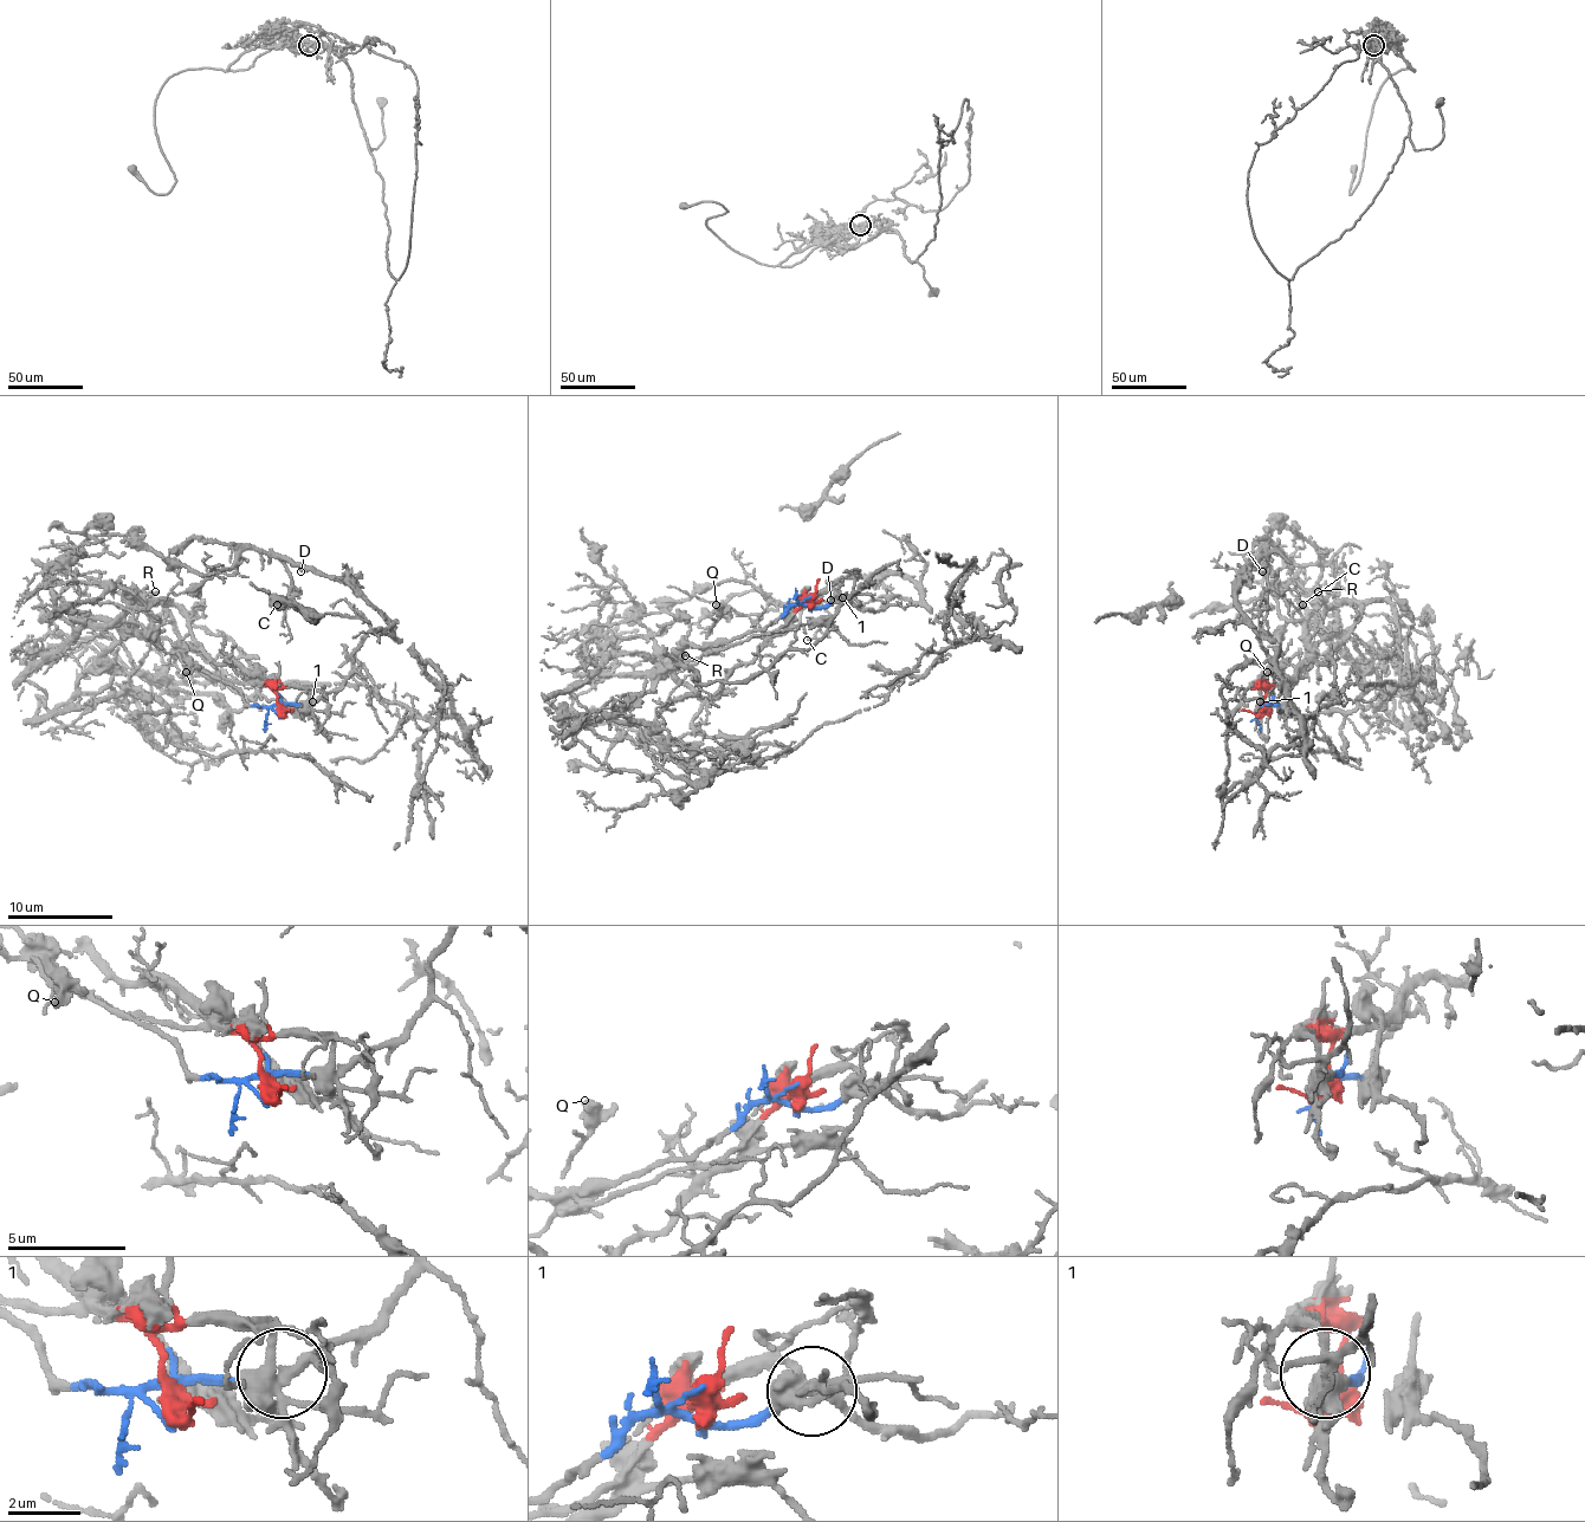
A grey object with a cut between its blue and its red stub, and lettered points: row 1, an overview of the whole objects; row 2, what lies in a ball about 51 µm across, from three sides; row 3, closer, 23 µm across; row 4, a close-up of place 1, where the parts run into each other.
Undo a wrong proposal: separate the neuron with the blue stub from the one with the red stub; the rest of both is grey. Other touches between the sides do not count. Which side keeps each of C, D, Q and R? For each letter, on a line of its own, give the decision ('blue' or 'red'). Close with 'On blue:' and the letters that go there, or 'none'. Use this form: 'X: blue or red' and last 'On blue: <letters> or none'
C: blue
D: blue
Q: blue
R: red
On blue: C, D, Q

